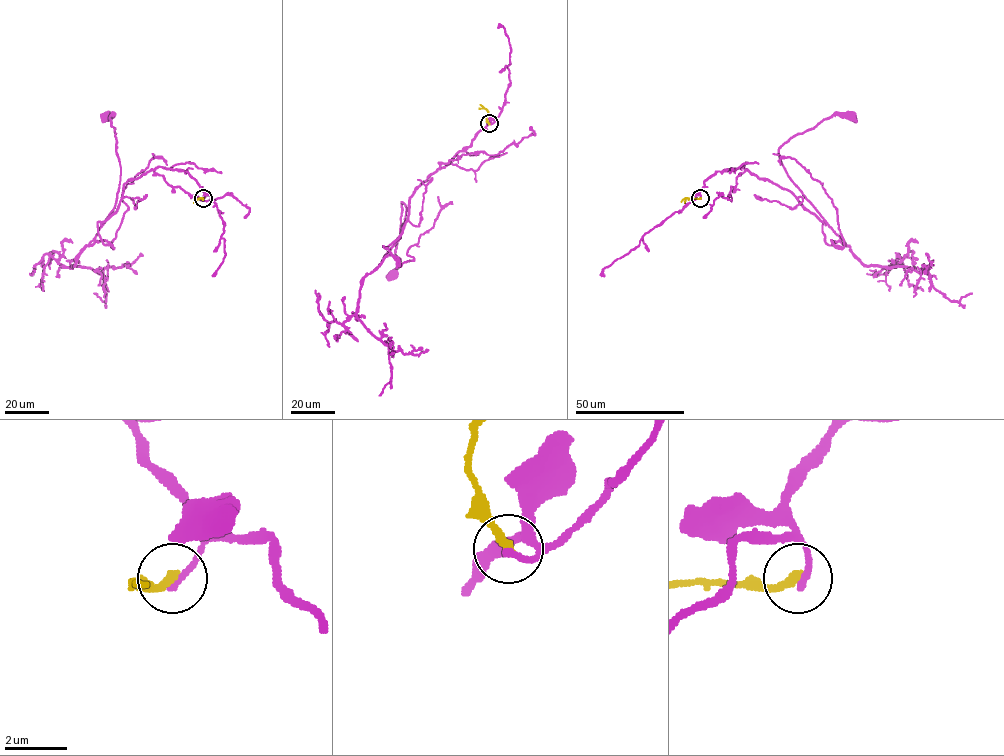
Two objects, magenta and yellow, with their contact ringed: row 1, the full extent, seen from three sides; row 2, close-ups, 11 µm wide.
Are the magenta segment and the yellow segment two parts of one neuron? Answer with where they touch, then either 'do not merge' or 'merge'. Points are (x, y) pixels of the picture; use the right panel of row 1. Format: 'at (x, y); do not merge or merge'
at (700, 198); do not merge

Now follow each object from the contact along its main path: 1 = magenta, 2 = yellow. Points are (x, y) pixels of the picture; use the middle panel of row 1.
1: (489, 124), (416, 189), (403, 232), (383, 246), (394, 256), (375, 269), (400, 236), (401, 202), (392, 275)
2: (489, 124), (488, 111), (479, 108)

